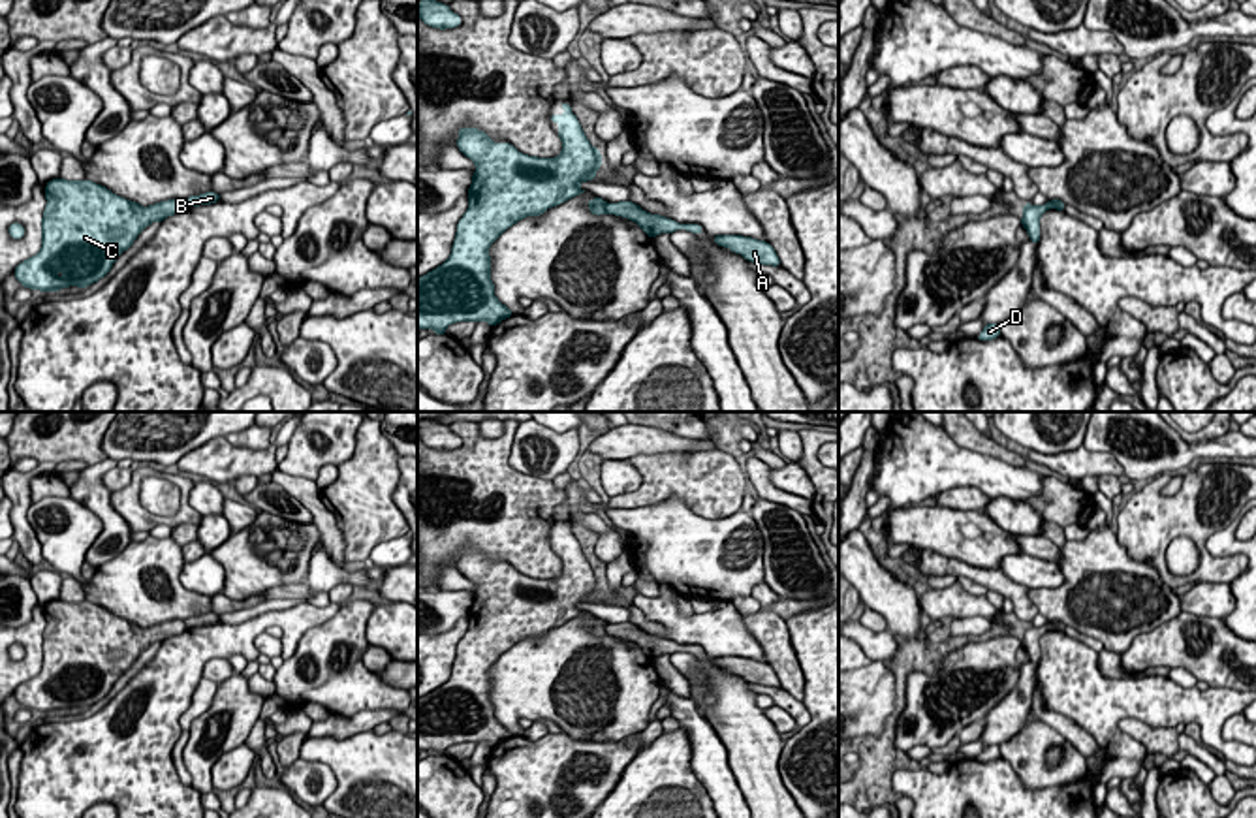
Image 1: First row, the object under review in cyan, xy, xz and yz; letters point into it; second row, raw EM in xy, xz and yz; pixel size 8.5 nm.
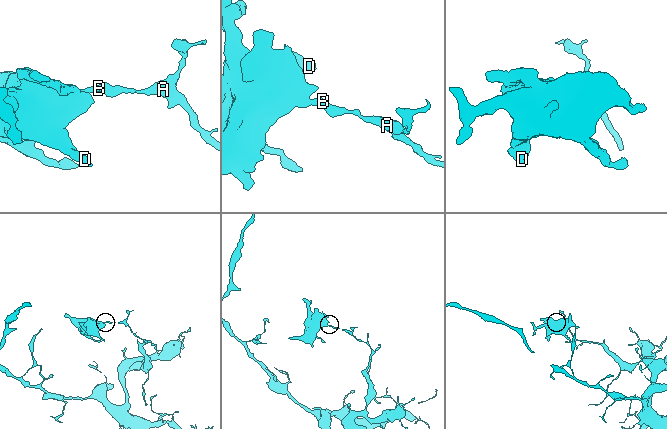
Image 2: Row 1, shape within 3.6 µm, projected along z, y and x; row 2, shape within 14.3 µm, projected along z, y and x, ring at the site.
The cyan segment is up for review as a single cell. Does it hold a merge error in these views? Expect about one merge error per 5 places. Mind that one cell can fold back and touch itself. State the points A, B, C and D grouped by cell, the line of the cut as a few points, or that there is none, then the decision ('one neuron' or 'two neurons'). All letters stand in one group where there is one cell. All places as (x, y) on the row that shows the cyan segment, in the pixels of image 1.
A B / C D; cut in xz along (608, 204), (606, 211); two neurons

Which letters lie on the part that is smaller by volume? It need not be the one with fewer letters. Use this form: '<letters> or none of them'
C, D

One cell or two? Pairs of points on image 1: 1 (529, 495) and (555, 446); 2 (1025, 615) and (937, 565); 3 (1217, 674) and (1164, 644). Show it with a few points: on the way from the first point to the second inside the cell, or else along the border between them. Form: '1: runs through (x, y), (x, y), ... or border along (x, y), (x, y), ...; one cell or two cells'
1: border along (514, 440), (510, 463), (523, 472), (551, 482); two cells
2: runs through (1010, 591), (991, 578), (961, 570); one cell
3: runs through (1204, 660), (1189, 659), (1177, 647); one cell

